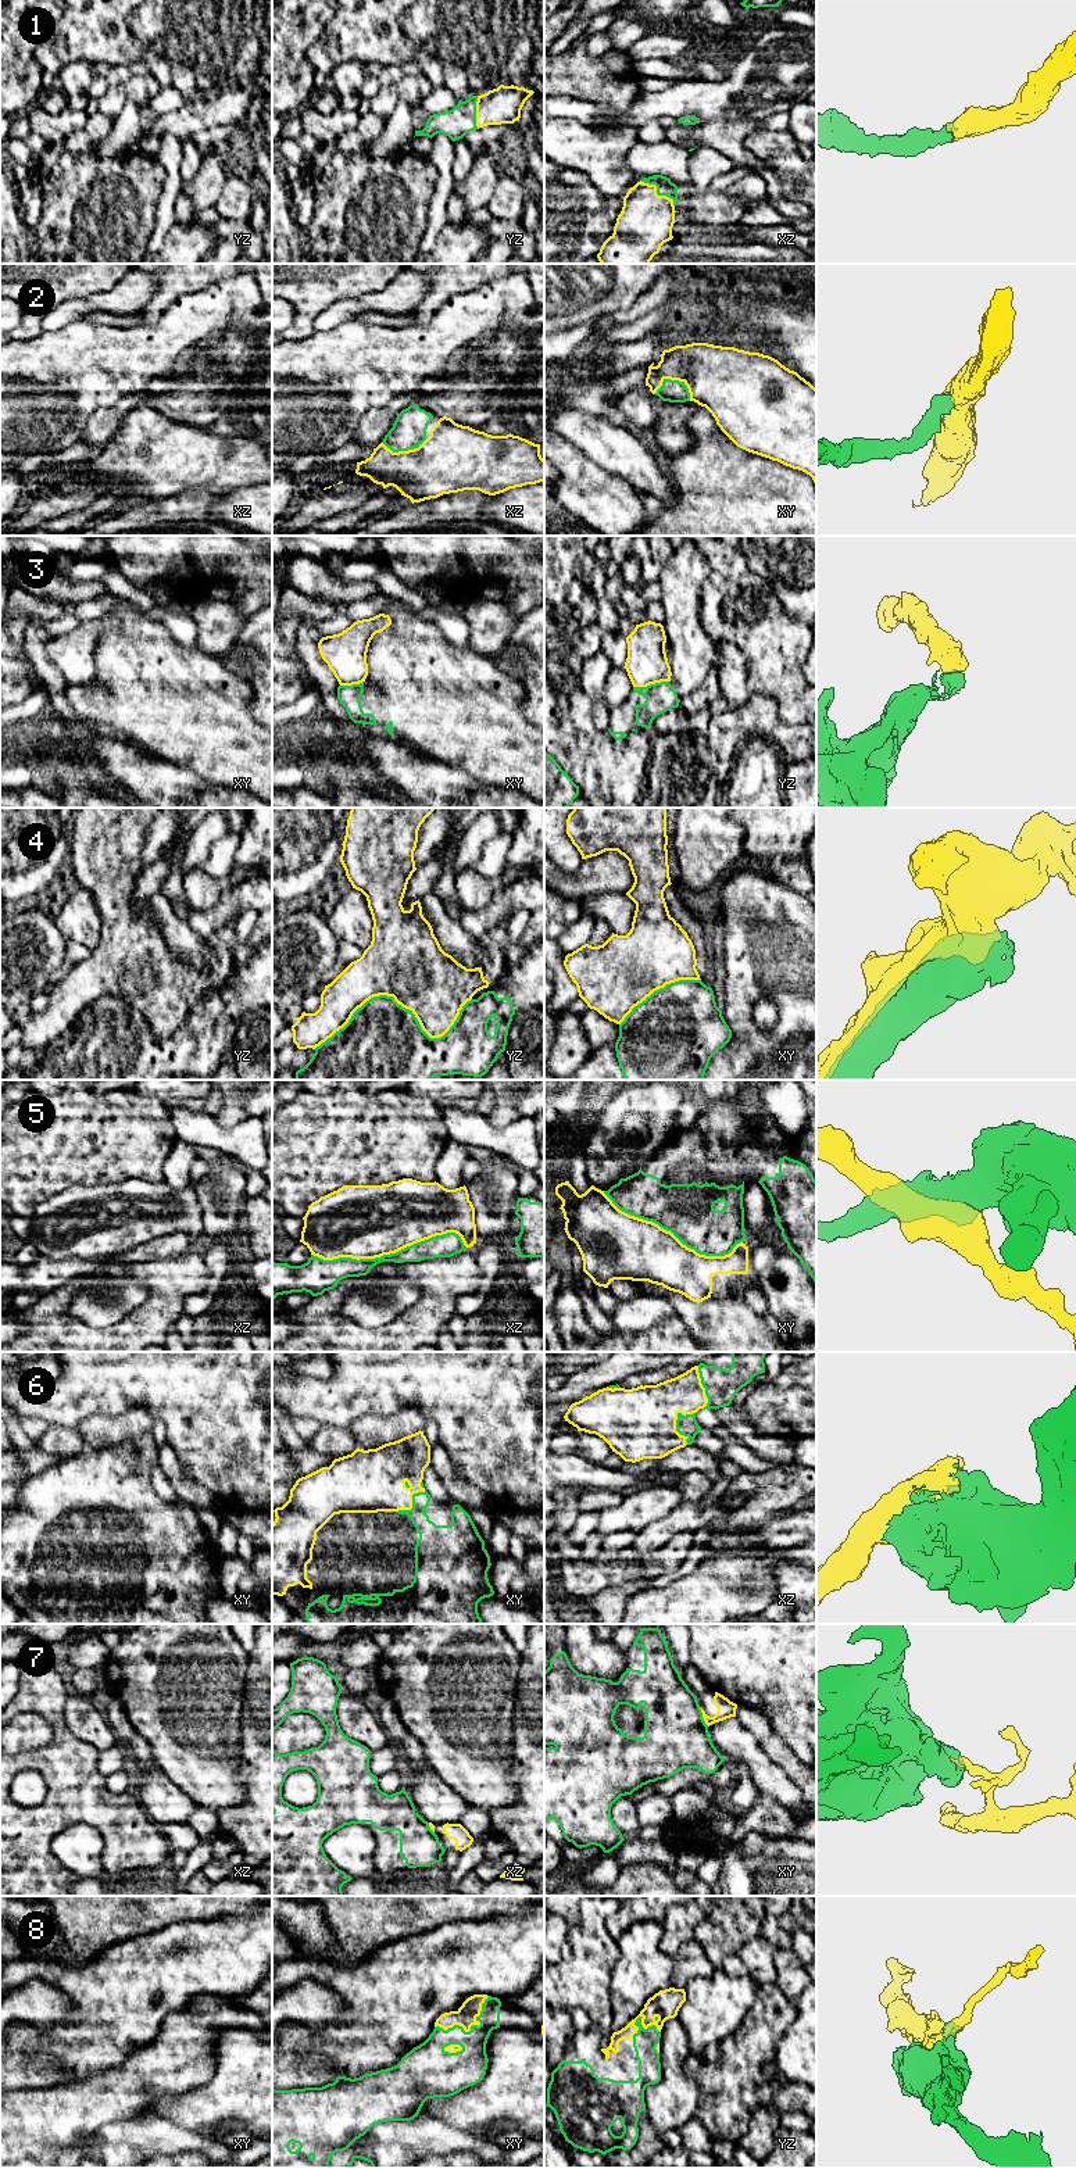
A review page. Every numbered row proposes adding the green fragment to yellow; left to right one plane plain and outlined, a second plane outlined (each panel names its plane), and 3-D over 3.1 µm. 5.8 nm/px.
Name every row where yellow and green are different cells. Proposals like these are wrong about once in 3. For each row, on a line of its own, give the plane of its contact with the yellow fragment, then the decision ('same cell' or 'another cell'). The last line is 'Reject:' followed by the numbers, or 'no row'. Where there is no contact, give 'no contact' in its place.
1: contact in xz; same cell
2: contact in xy; same cell
3: contact in yz; another cell
4: contact in yz; another cell
5: contact in xz; another cell
6: contact in xz; same cell
7: contact in xy; another cell
8: contact in xy; same cell
Reject: 3, 4, 5, 7

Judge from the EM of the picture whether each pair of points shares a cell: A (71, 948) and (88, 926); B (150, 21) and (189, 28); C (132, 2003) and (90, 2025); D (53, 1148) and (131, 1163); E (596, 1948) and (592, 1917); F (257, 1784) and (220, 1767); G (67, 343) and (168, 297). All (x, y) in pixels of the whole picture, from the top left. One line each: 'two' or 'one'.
A: two
B: one
C: one
D: one
E: one
F: two
G: two

